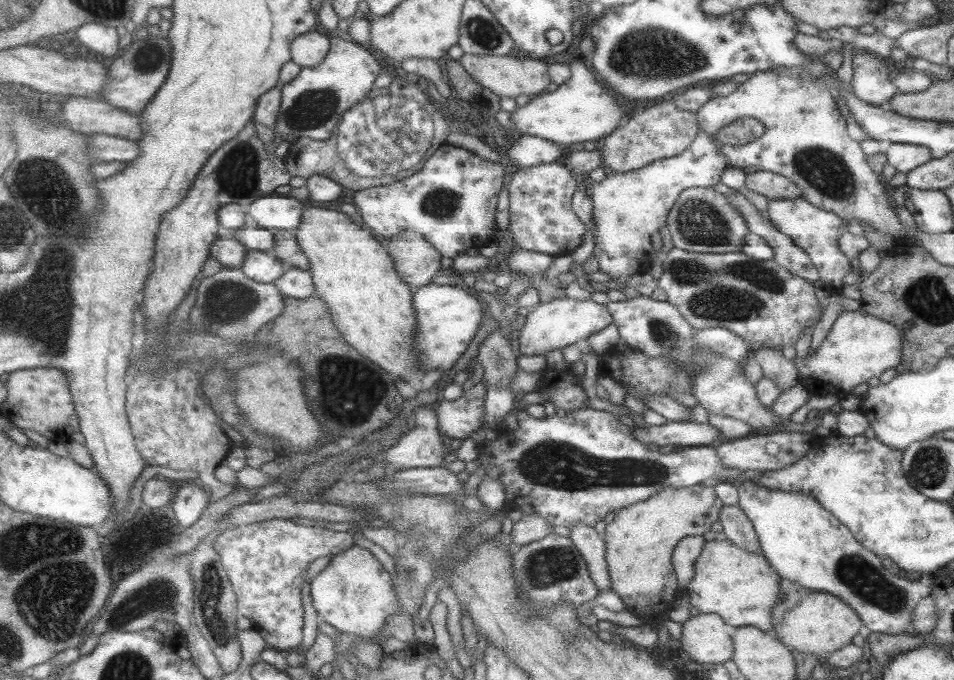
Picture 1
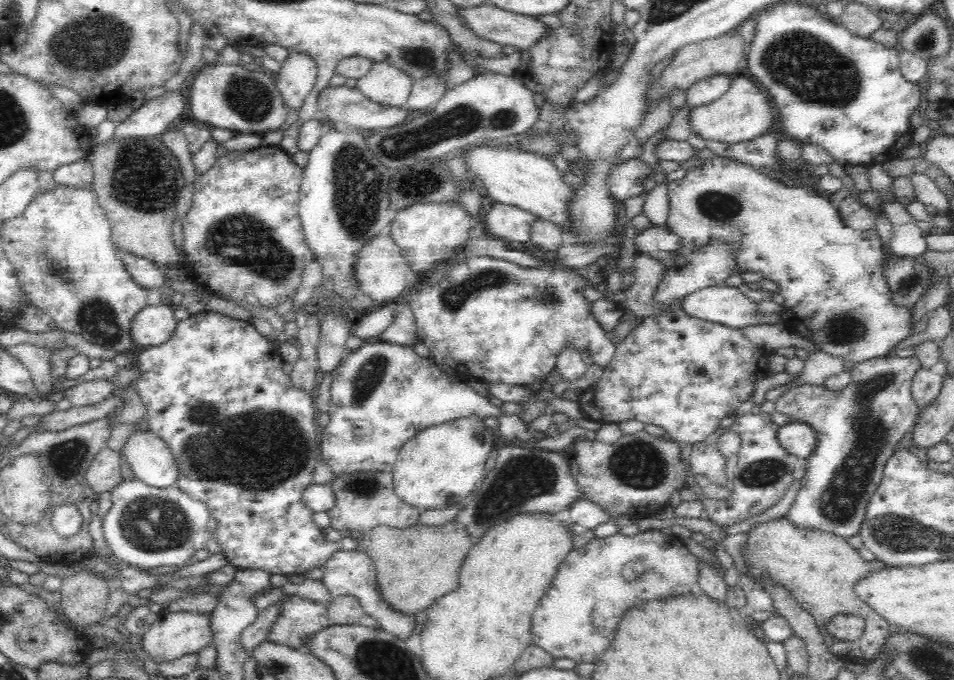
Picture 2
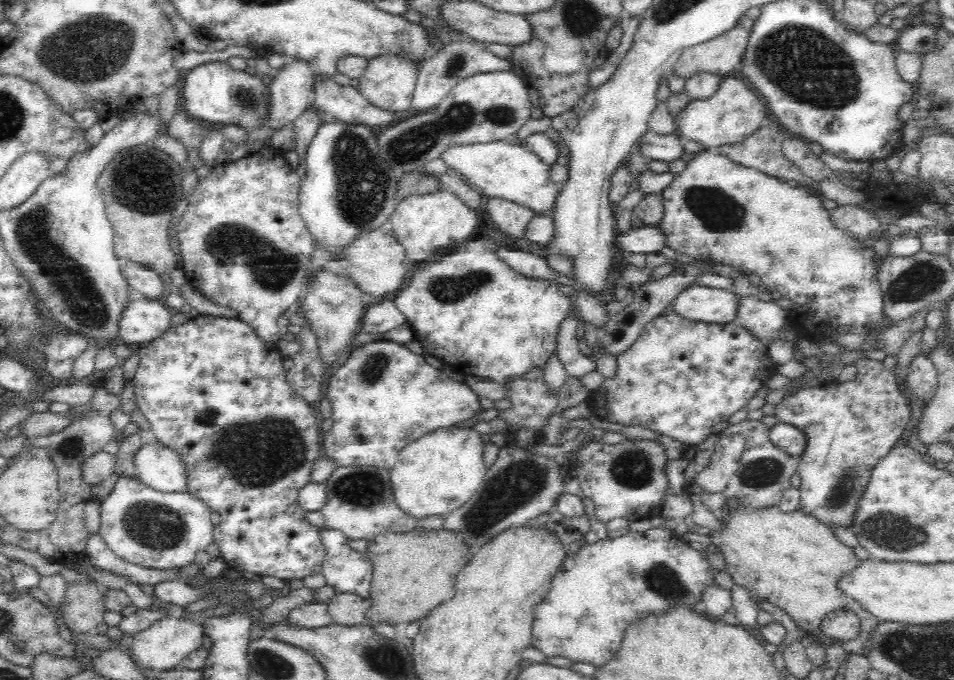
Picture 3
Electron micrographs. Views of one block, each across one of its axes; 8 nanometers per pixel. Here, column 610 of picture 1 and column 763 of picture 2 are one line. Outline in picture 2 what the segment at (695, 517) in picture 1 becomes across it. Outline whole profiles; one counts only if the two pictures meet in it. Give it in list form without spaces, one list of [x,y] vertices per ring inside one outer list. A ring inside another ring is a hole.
[[[788,516],[768,520],[750,529],[747,541],[741,547],[741,556],[748,568],[746,571],[738,571],[738,577],[750,575],[763,588],[766,580],[781,584],[797,600],[797,604],[814,617],[820,635],[834,655],[851,655],[854,660],[870,662],[883,650],[884,640],[888,638],[888,630],[892,625],[859,600],[853,588],[870,572],[884,569],[884,562],[865,562],[843,537],[818,529],[802,529],[794,525]],[[840,614],[853,614],[864,619],[864,632],[856,640],[838,640],[826,631],[828,620]]]

